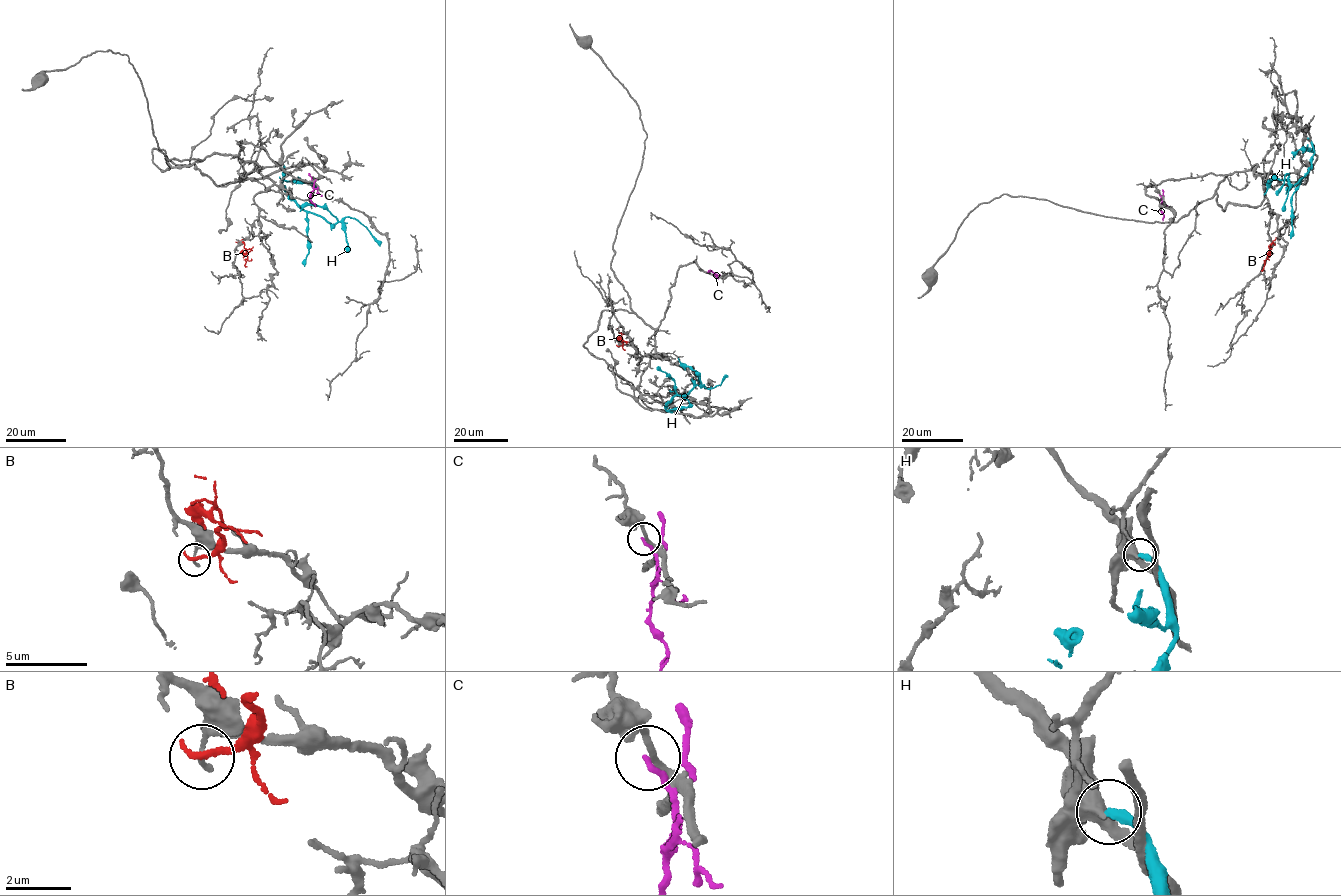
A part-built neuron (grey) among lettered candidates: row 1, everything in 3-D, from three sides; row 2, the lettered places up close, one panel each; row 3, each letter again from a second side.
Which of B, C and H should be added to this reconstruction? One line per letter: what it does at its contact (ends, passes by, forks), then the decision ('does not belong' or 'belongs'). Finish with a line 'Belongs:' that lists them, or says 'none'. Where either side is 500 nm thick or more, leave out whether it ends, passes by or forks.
B: it ends; does not belong
C: it ends; does not belong
H: it ends; does not belong
Belongs: none

